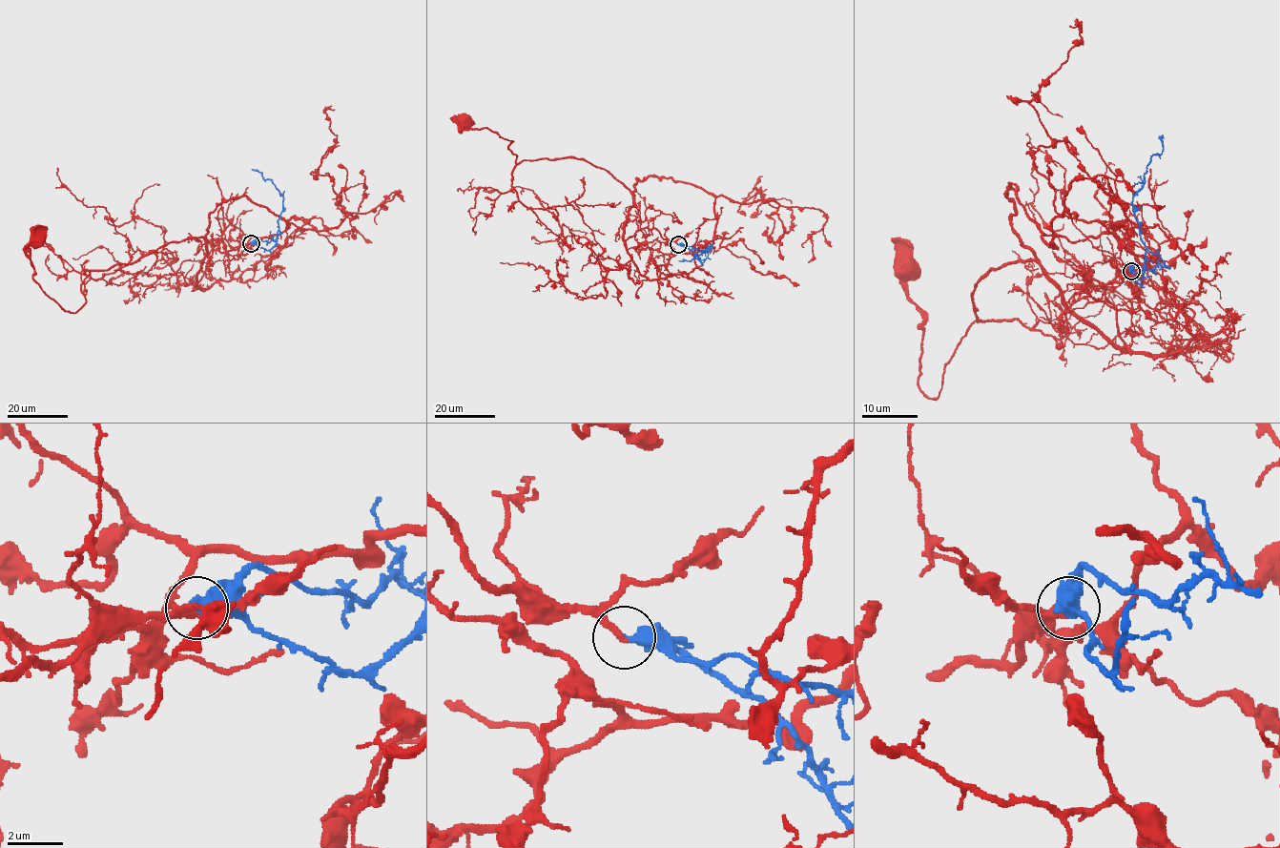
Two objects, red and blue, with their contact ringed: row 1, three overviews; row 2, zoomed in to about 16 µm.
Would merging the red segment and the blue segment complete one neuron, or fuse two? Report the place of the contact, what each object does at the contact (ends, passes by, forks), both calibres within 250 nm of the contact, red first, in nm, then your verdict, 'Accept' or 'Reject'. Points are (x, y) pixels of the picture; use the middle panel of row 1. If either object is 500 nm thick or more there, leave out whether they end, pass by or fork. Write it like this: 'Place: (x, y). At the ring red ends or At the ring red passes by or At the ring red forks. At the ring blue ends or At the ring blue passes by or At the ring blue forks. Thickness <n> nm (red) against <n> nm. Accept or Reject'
Place: (678, 244). Thickness 280 nm (red) against 500 nm. Accept

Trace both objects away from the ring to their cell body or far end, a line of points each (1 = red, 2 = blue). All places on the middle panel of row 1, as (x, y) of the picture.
1: (678, 244), (654, 228), (623, 238), (632, 195), (603, 169), (567, 157), (517, 163), (513, 141), (461, 122)
2: (678, 244), (705, 252), (711, 244), (711, 250), (691, 260), (679, 260)

